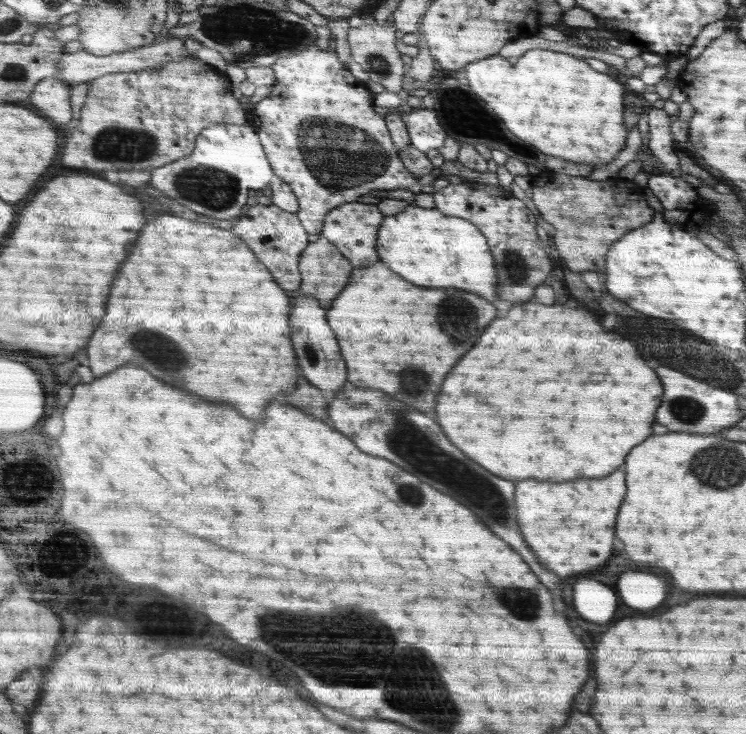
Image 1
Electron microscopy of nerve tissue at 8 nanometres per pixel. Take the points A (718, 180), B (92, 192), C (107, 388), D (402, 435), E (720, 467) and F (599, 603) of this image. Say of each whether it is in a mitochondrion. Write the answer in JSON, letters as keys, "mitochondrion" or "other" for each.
{"A":"other","B":"other","C":"other","D":"mitochondrion","E":"mitochondrion","F":"other"}

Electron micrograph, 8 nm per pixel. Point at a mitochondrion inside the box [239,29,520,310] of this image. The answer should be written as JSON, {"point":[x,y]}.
{"point":[340,155]}

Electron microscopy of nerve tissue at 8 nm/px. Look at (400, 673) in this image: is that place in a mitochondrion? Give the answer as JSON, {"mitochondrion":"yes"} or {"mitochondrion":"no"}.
{"mitochondrion":"yes"}

